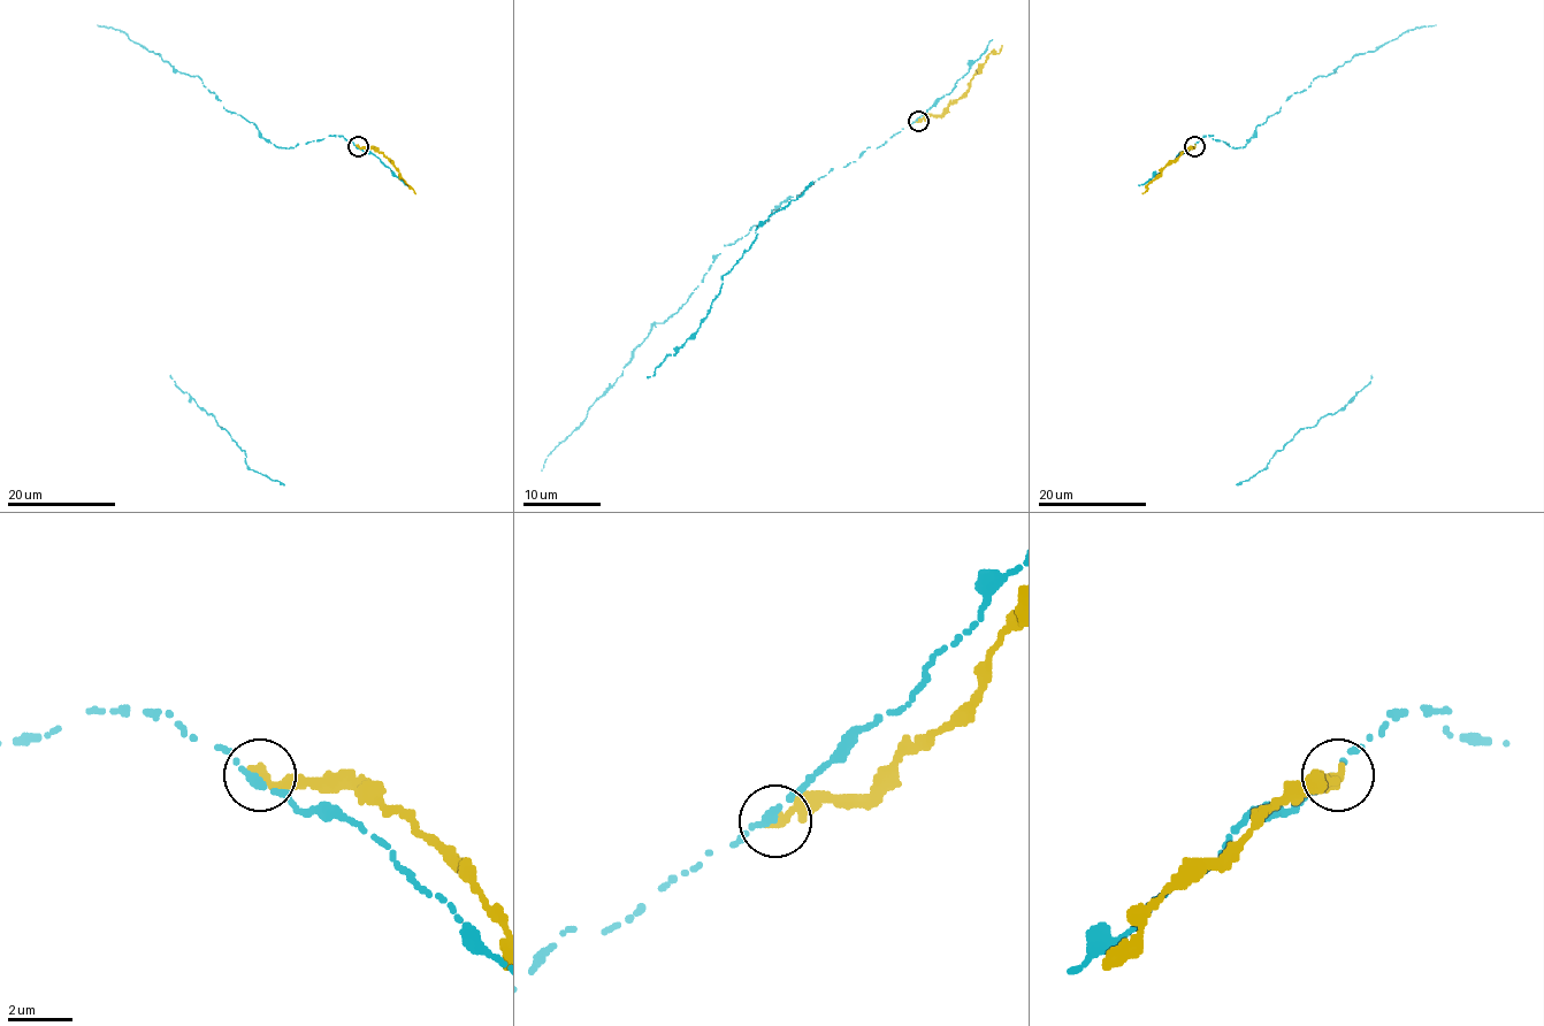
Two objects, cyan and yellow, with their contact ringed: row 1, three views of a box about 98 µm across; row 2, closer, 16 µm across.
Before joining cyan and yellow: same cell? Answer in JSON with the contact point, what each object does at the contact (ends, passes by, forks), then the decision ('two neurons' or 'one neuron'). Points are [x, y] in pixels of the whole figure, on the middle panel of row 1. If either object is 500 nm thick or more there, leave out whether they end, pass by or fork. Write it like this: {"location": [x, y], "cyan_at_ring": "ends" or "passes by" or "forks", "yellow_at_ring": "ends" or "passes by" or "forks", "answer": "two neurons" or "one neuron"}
{"location": [918, 121], "cyan_at_ring": "passes by", "yellow_at_ring": "ends", "answer": "two neurons"}

